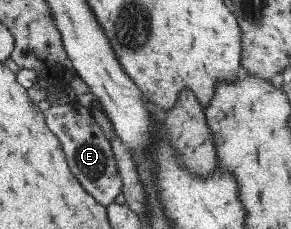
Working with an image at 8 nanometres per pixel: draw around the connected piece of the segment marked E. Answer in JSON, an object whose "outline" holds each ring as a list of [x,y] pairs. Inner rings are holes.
{"outline":[[[76,102],[67,105],[51,103],[44,111],[44,120],[51,133],[57,135],[60,145],[65,151],[65,159],[69,161],[69,169],[73,177],[83,185],[83,189],[103,207],[107,207],[119,195],[122,183],[112,157],[110,143],[97,127],[89,108],[83,108]]]}

